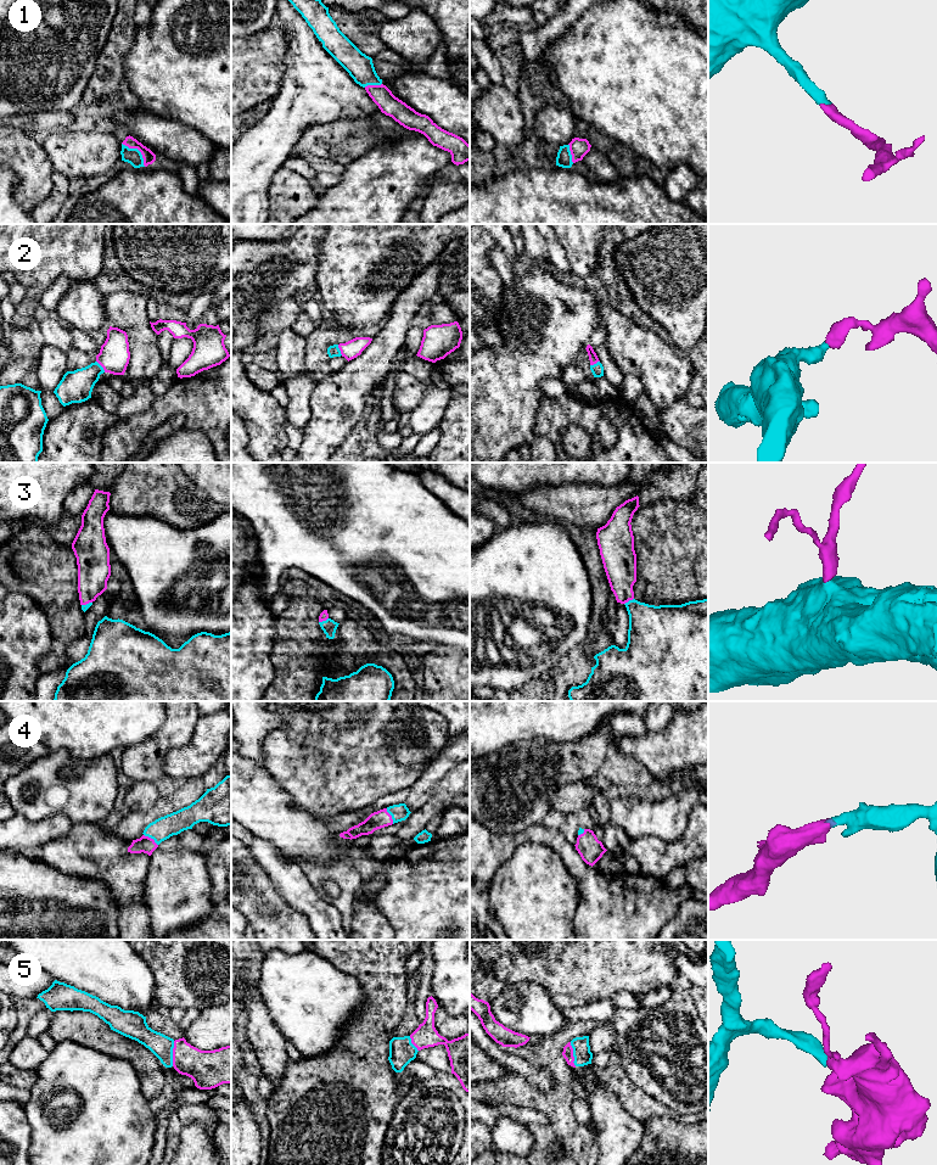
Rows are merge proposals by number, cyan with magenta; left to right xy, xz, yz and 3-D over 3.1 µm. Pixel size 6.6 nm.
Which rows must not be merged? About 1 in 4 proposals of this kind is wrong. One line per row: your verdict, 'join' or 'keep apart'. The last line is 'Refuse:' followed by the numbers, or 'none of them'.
1: join
2: join
3: join
4: join
5: join
Refuse: none of them

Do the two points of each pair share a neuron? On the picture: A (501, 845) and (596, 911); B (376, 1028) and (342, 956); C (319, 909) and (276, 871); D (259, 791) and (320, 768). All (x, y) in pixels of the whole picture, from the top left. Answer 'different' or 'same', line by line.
A: same
B: same
C: same
D: different

